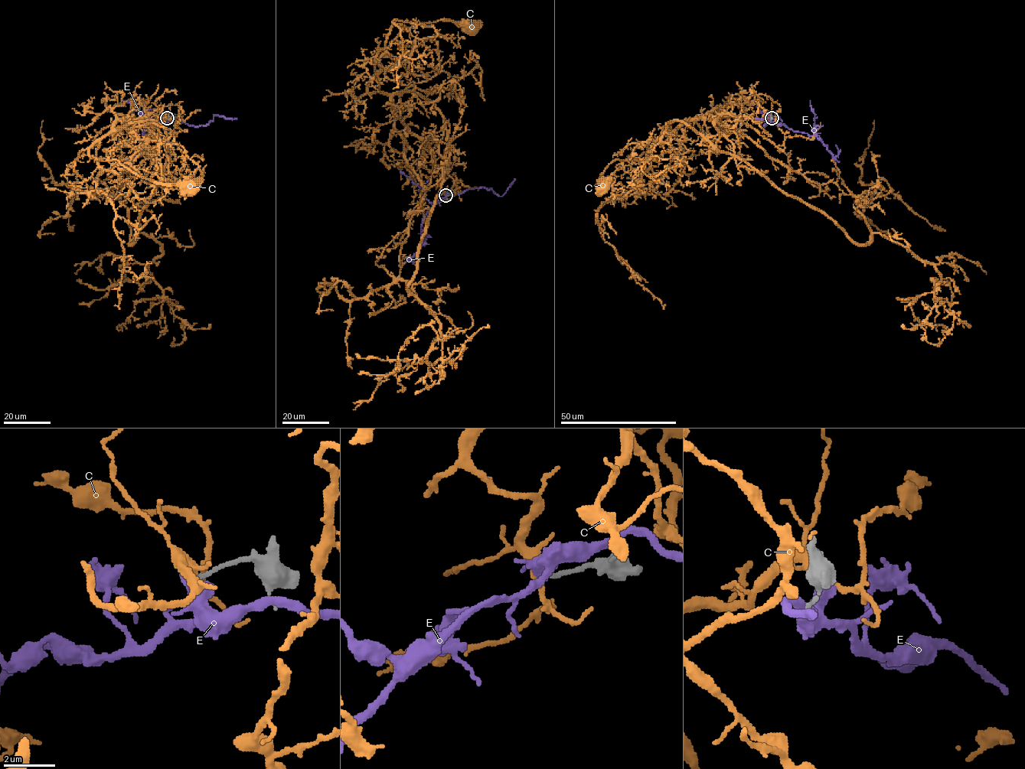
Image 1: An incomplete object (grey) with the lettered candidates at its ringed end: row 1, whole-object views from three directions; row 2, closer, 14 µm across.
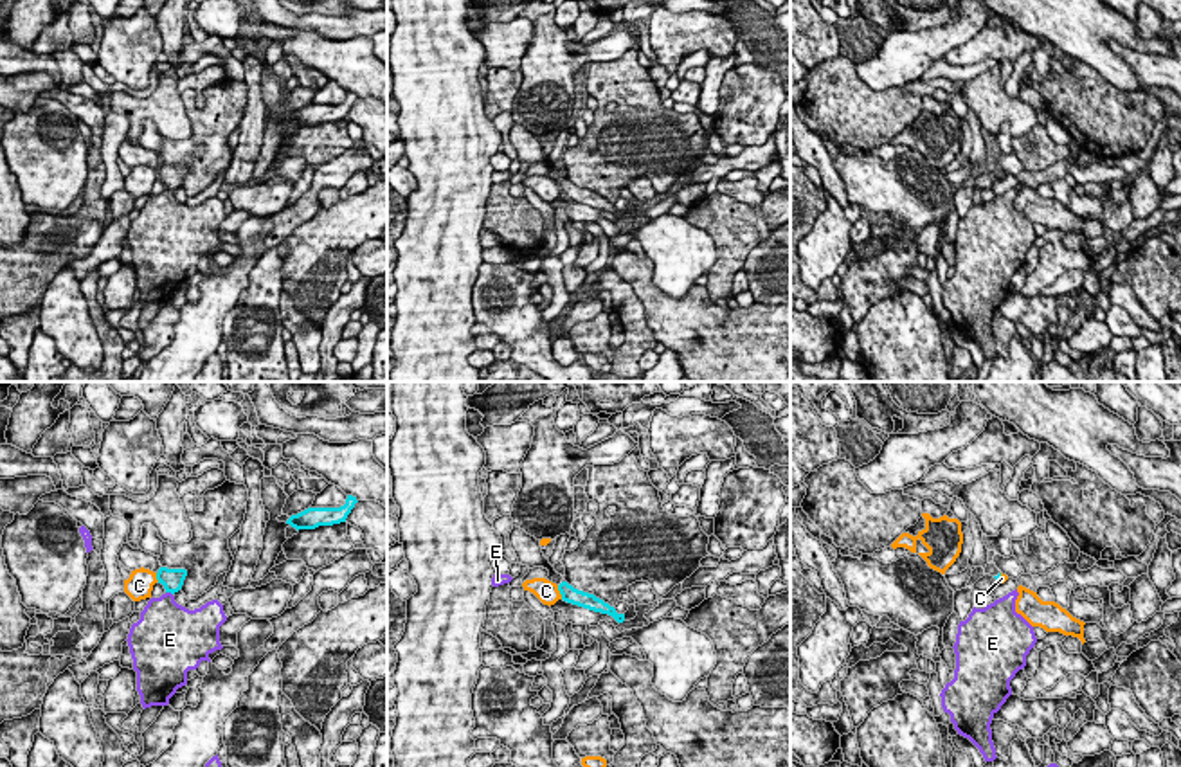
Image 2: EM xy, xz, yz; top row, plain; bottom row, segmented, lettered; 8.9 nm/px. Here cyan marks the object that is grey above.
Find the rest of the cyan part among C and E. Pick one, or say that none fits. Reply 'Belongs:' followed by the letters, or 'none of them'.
Belongs: none of them

